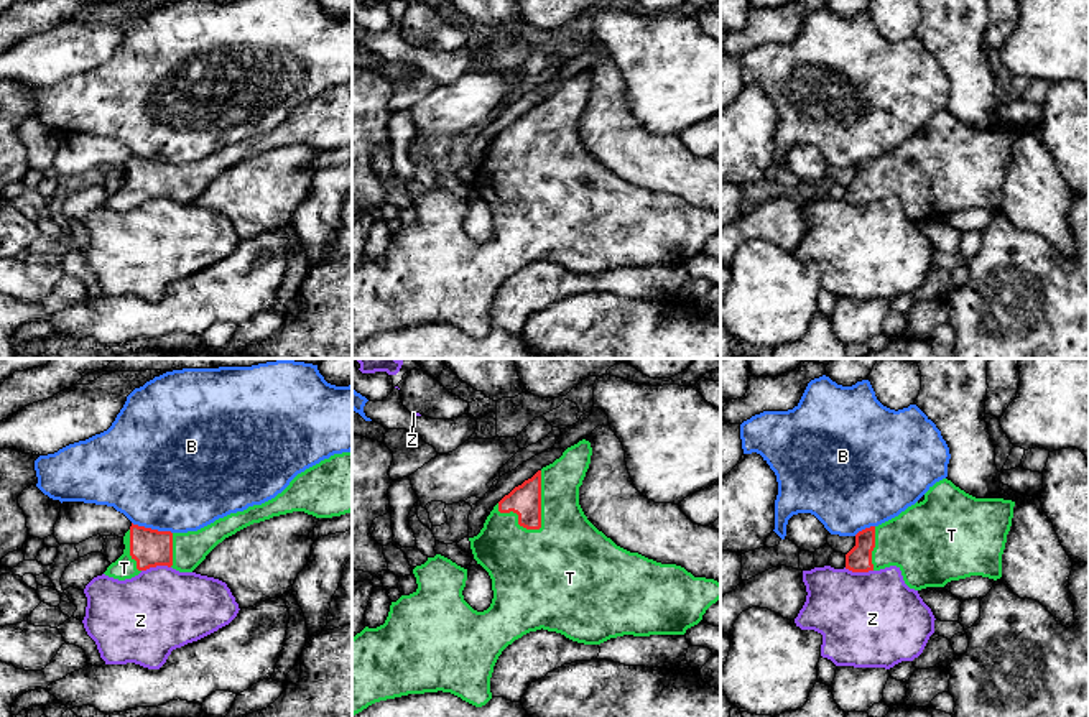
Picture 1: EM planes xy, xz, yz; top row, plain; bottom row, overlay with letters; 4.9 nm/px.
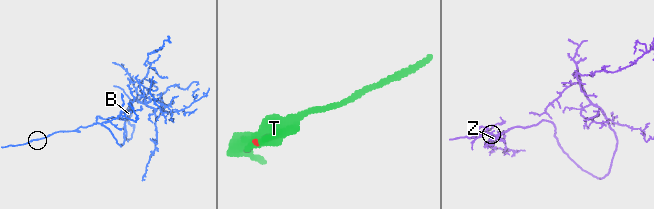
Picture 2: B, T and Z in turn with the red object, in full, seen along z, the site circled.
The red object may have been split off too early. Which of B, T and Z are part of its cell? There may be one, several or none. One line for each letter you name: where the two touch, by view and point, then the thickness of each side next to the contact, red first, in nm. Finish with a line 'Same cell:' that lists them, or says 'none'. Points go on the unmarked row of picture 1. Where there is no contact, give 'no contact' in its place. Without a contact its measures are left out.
T: meets red in xz at (540, 137); 160 nm thick on the red side, 340 nm on the other
Same cell: T

